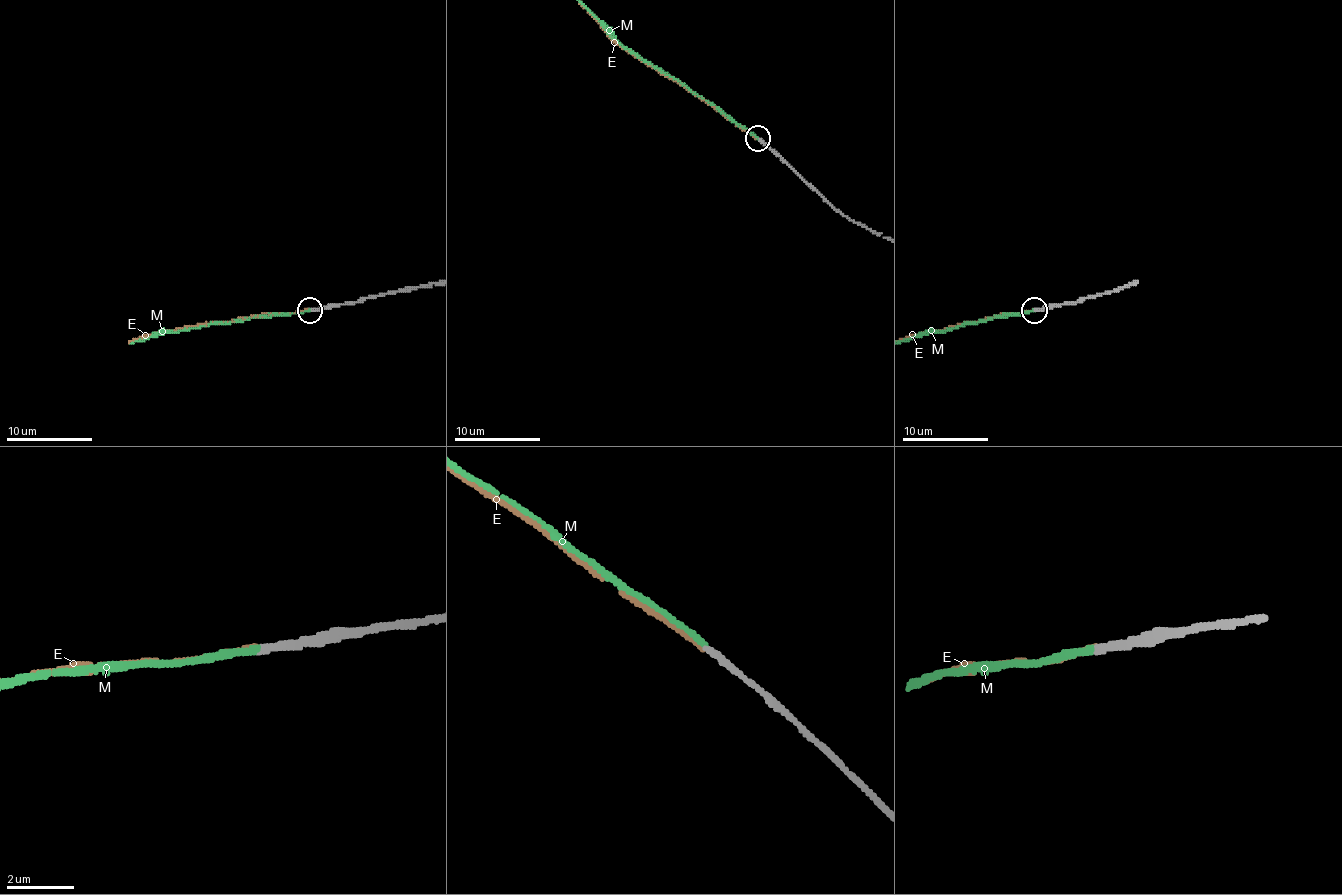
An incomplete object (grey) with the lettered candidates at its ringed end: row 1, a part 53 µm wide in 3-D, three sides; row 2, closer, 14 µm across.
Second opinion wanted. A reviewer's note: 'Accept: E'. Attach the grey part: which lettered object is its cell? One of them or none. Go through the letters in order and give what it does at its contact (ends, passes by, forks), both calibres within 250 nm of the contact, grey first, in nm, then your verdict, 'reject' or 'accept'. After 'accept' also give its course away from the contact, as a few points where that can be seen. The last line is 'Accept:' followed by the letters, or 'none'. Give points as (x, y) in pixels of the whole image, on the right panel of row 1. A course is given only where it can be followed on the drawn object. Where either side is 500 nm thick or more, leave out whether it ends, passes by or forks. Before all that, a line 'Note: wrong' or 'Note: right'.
Note: wrong
E: it ends there; 190 nm thick on the grey side, 160 nm on the other; reject
M: it ends there; 190 nm thick on the grey side, 170 nm on the other; accept
Accept: M

